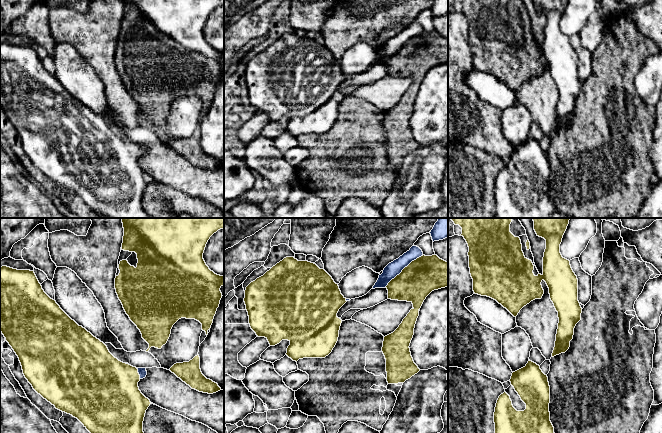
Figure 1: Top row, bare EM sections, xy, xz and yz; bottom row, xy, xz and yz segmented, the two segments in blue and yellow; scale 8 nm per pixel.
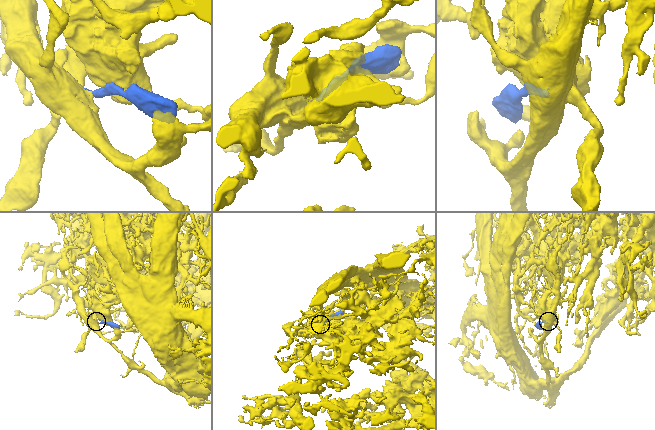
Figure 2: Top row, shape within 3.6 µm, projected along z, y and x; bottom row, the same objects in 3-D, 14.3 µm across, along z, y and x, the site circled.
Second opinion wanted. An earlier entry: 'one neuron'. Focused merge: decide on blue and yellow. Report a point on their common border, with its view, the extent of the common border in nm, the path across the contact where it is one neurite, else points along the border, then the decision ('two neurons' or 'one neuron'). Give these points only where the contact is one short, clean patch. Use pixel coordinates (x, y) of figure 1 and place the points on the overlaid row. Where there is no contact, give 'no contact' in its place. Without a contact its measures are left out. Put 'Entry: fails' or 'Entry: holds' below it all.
meets blue in xz at (404, 267); contact 400 nm long; one neuron
Entry: holds

